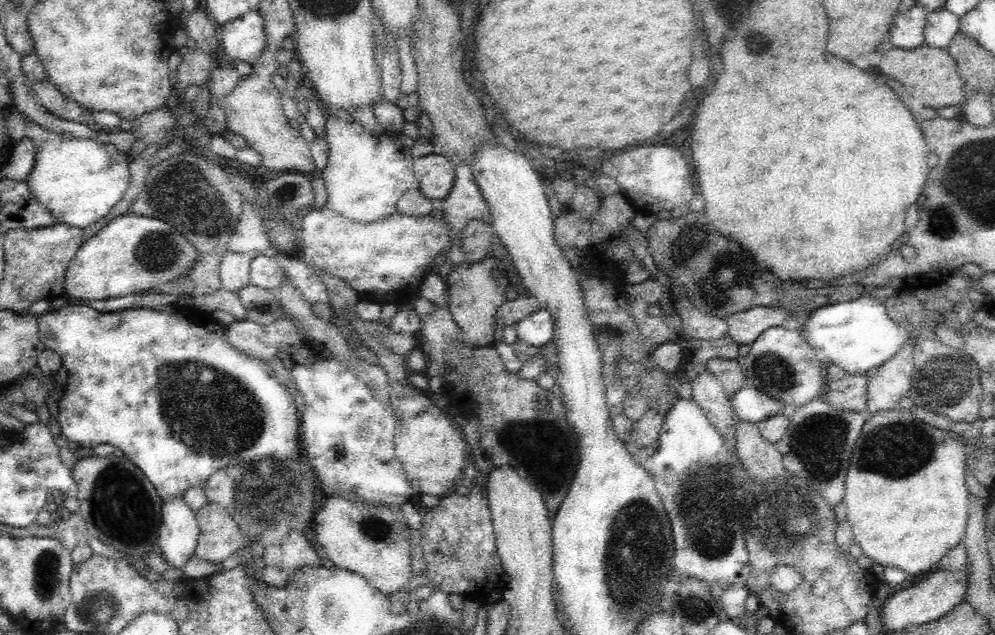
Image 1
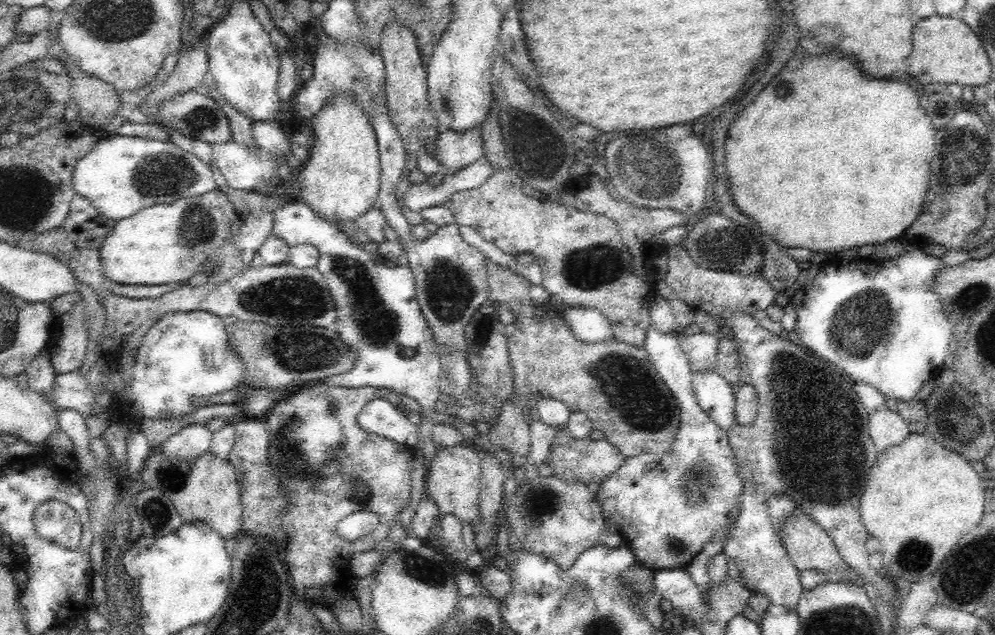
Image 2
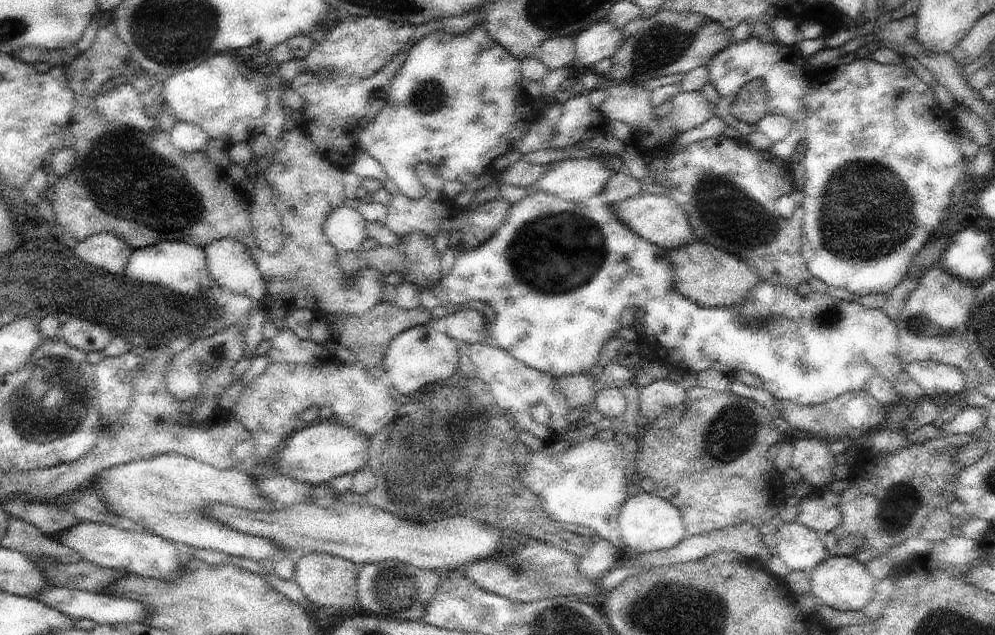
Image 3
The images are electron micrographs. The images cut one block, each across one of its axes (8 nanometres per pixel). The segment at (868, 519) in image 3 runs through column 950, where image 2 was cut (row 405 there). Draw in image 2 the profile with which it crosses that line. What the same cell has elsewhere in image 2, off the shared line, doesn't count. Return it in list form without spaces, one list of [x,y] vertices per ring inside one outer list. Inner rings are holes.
[[[486,302],[471,316],[464,328],[466,340],[464,353],[470,365],[470,384],[460,398],[444,393],[438,397],[440,404],[444,406],[444,412],[459,423],[475,426],[476,422],[491,422],[492,419],[498,418],[504,402],[512,398],[510,394],[514,390],[514,371],[510,364],[505,326],[498,317],[500,313],[496,304]]]

